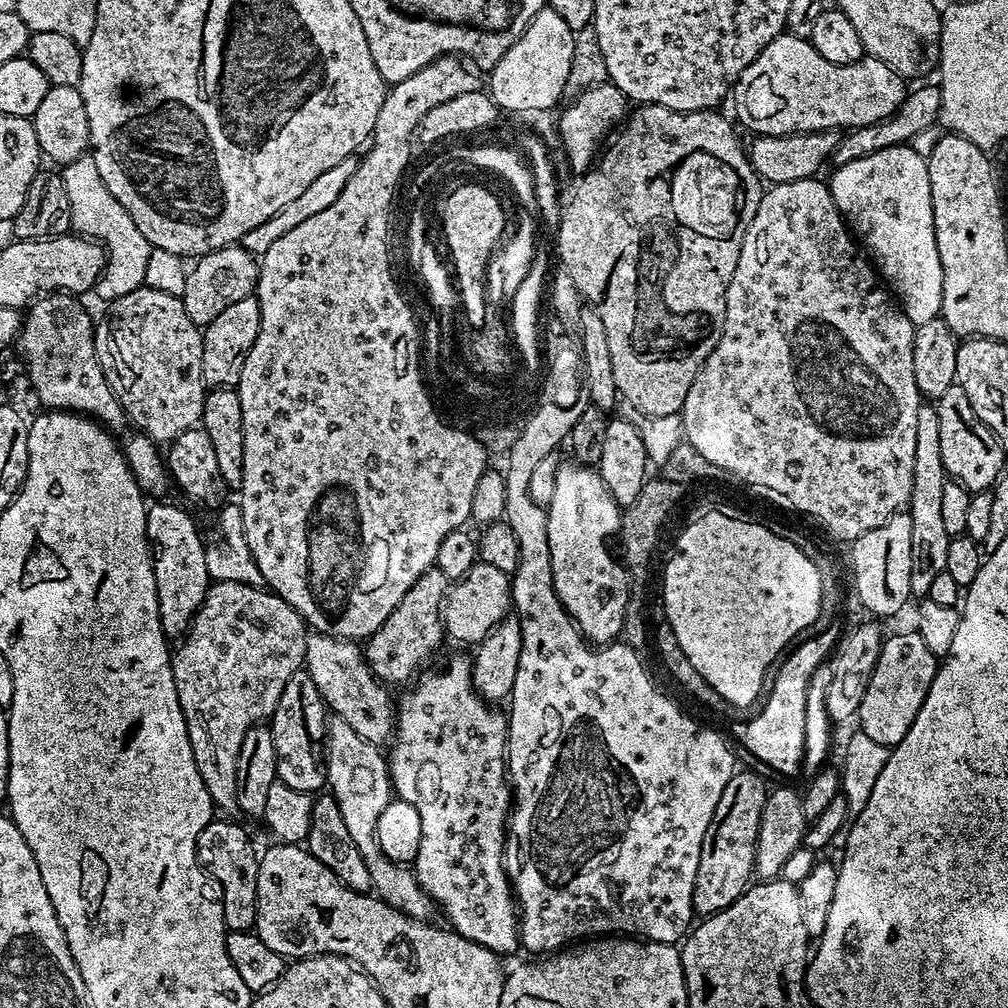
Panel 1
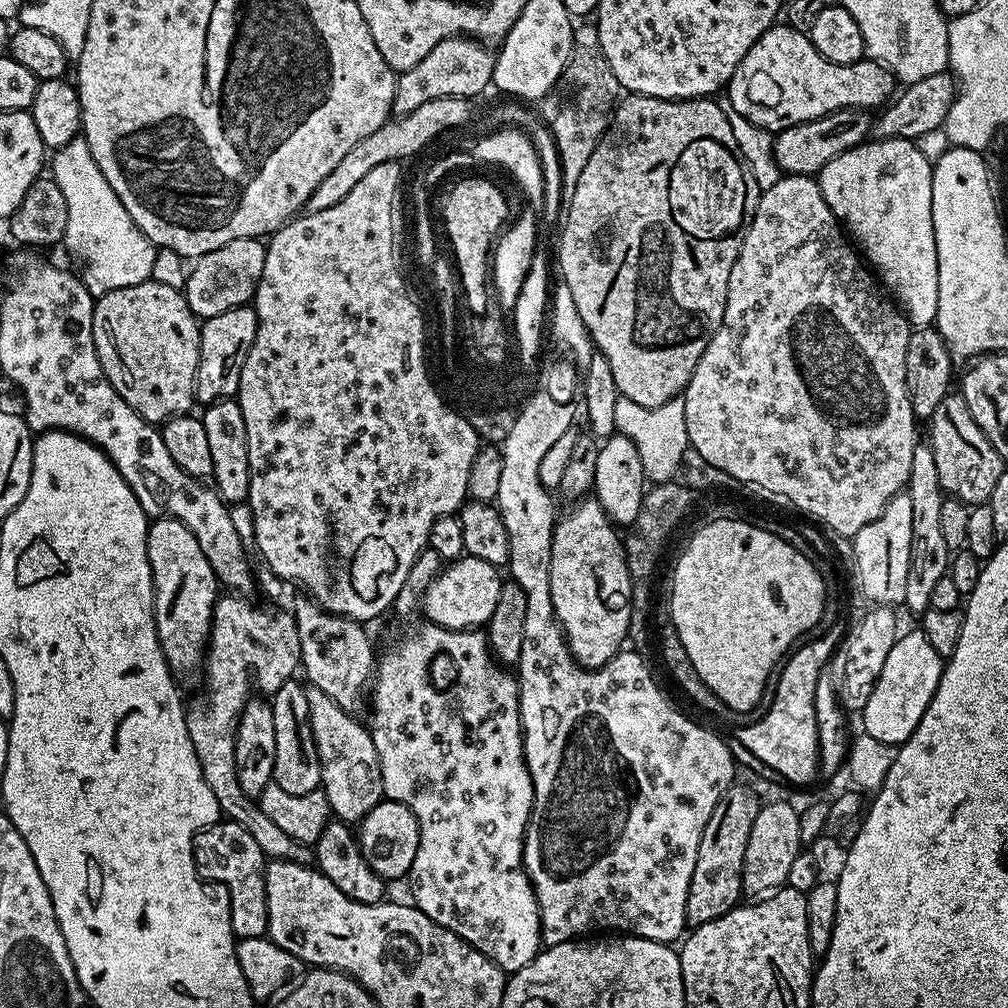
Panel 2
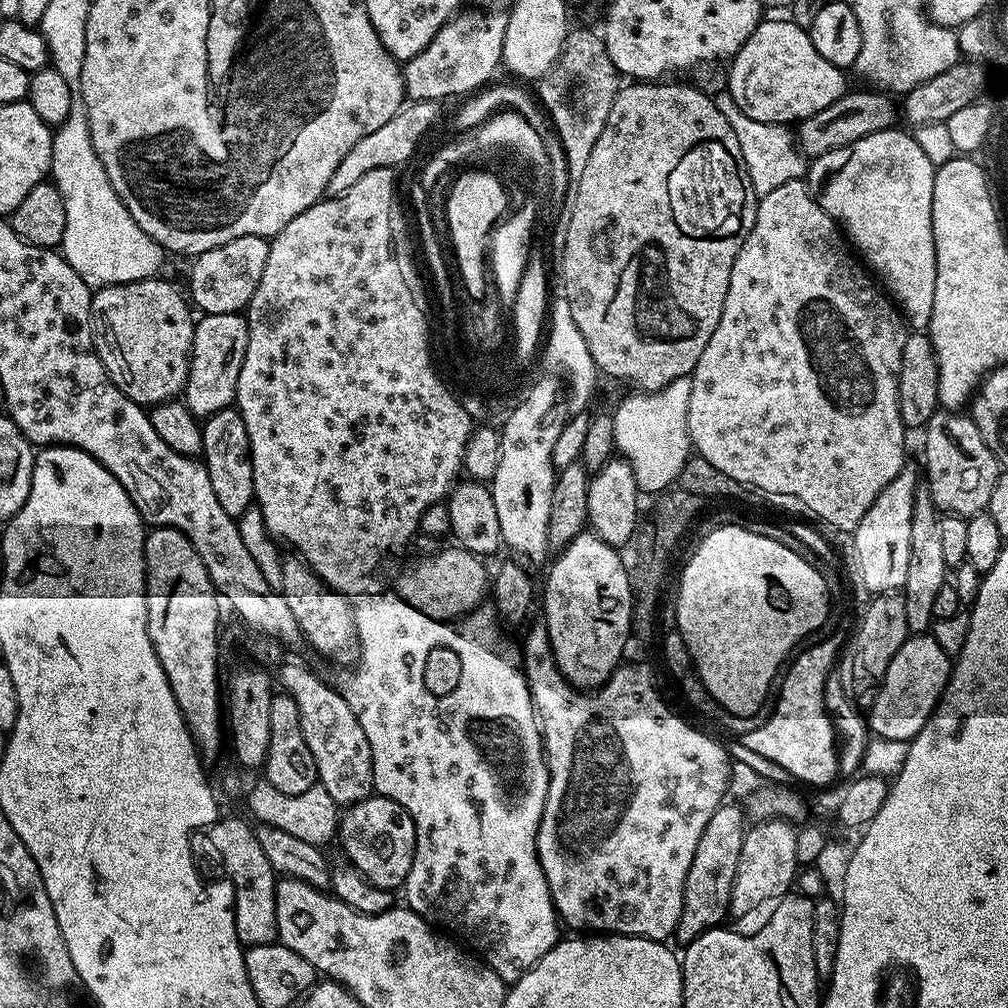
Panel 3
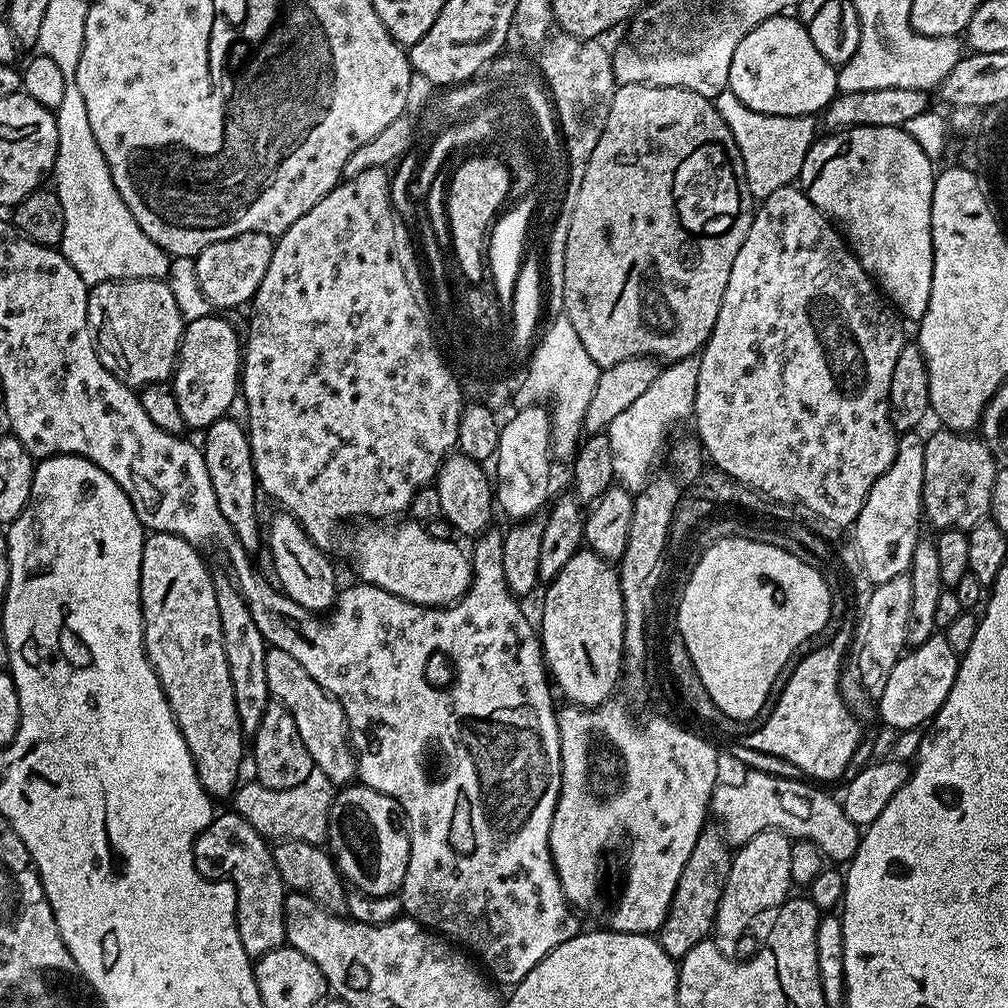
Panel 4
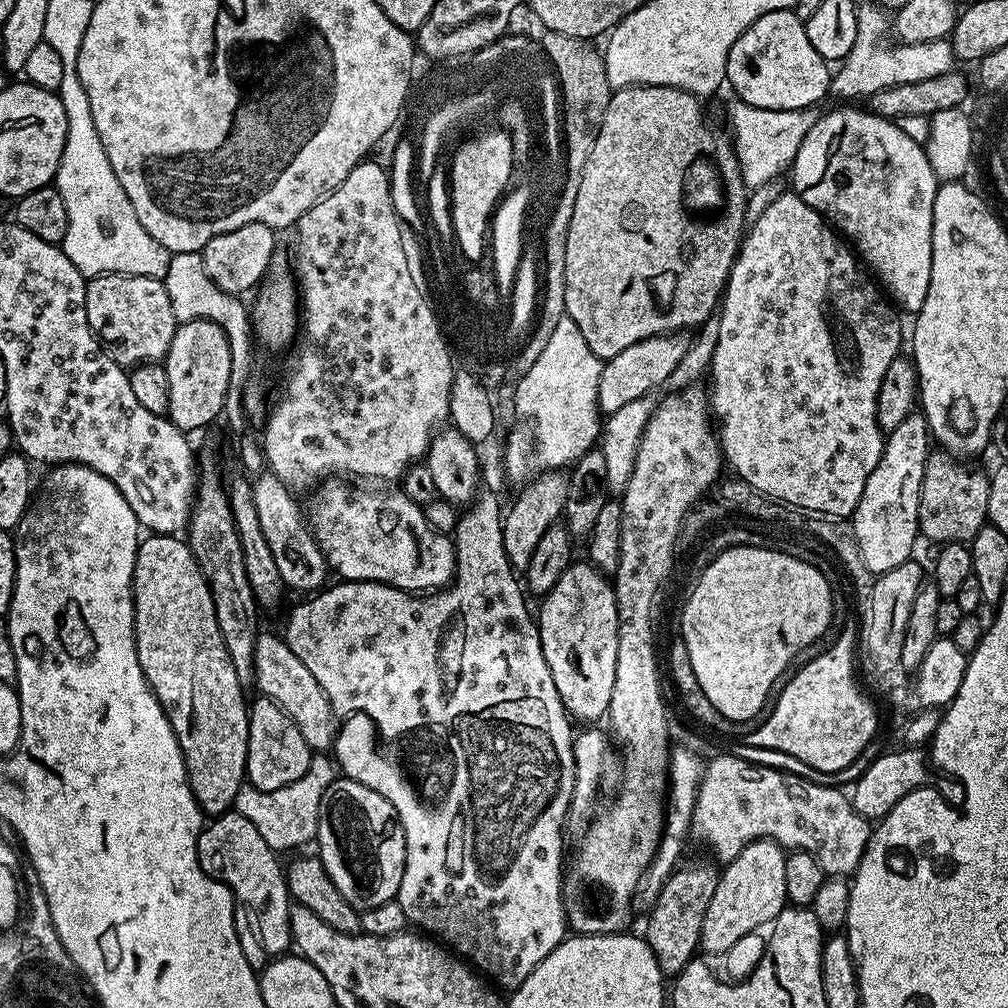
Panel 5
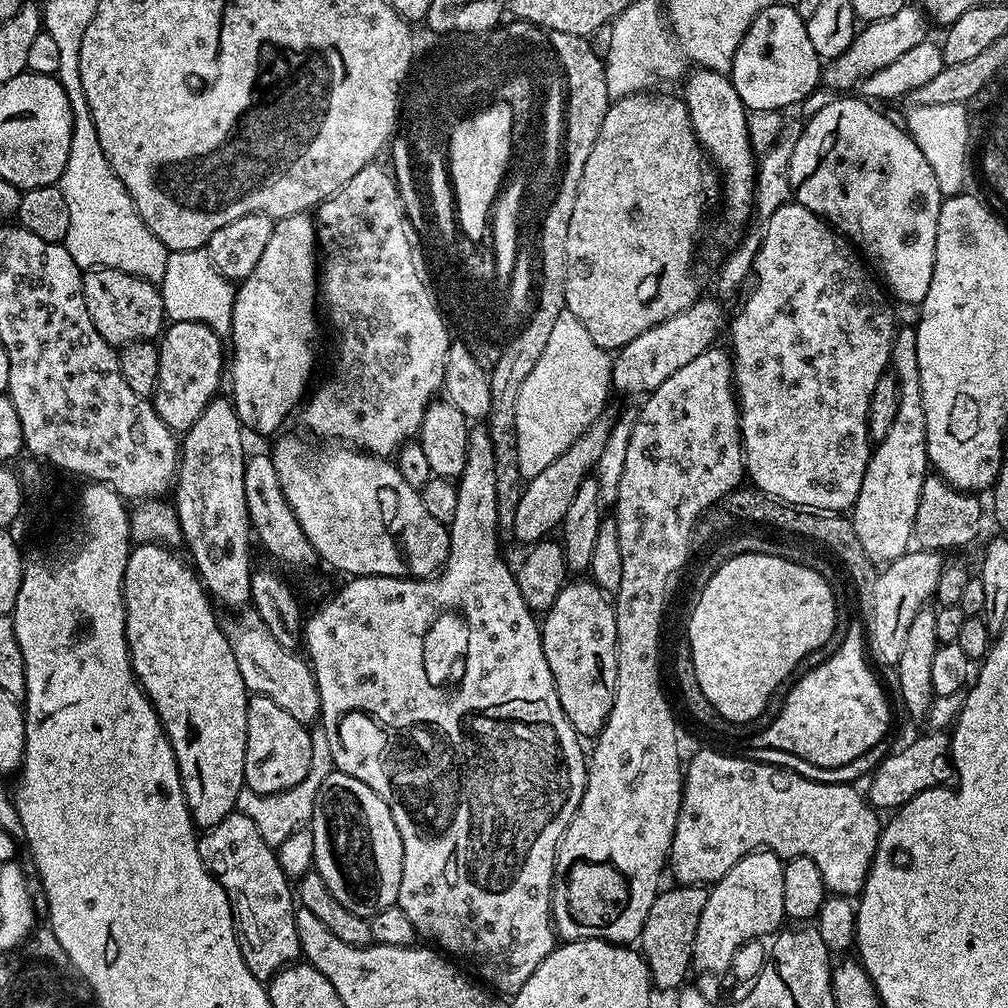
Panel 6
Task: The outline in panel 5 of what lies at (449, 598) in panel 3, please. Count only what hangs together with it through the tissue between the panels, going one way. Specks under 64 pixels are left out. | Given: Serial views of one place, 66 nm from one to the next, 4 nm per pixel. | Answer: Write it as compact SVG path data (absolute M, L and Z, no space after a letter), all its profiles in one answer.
M328 478L315 489L316 513L310 516L312 535L324 551L329 569L335 575L337 572L341 581L374 580L413 594L452 583L456 574L453 537L432 529L421 505L410 502L402 490L352 492L343 482L348 483Z

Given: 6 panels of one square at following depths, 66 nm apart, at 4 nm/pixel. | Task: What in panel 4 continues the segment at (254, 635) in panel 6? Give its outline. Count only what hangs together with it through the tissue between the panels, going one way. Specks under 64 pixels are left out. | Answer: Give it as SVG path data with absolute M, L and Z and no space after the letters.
M269 647L266 654L266 686L269 697L294 714L294 726L298 726L298 734L302 734L306 750L310 750L313 765L322 770L335 786L351 785L358 776L356 753L350 743L348 720L336 698L318 686L318 682L302 670L302 665L291 654L273 647Z

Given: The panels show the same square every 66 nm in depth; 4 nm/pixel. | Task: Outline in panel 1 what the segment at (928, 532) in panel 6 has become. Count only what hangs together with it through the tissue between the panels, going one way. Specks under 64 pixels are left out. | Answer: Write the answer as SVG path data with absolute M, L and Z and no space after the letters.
M954 383L946 394L942 394L935 401L938 414L938 443L942 450L942 466L947 470L949 477L961 484L968 493L987 492L1005 471L1004 460L1006 454L1002 446L994 438L994 434L974 414L970 406L970 398L966 398L966 390L962 390L960 384Z

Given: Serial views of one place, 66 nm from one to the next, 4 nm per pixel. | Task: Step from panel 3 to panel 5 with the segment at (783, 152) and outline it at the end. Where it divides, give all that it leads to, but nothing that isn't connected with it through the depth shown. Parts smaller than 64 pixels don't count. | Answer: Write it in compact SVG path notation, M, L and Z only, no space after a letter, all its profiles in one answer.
M739 98L732 100L728 106L728 120L733 132L733 148L739 158L743 182L750 190L777 179L791 167L806 134L824 113L819 105L798 110L766 110L750 106Z

